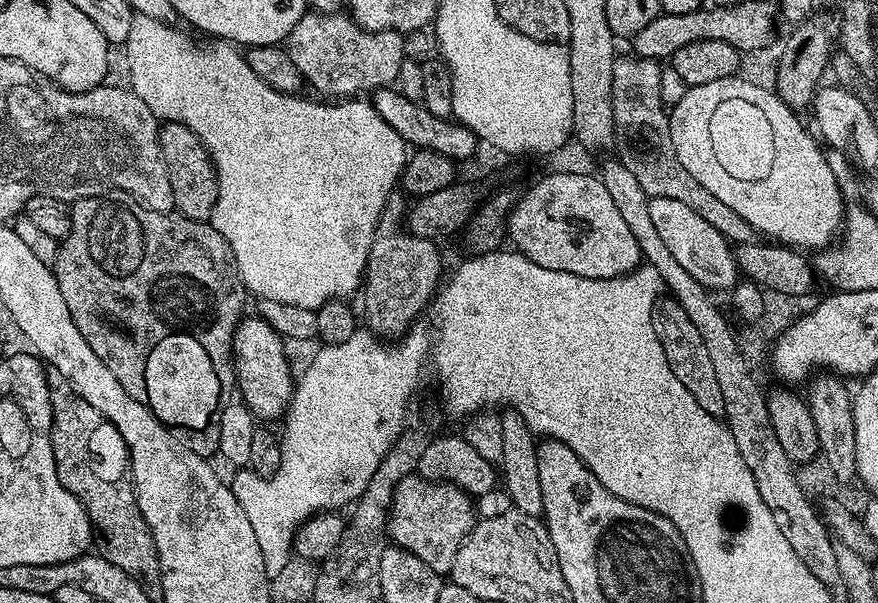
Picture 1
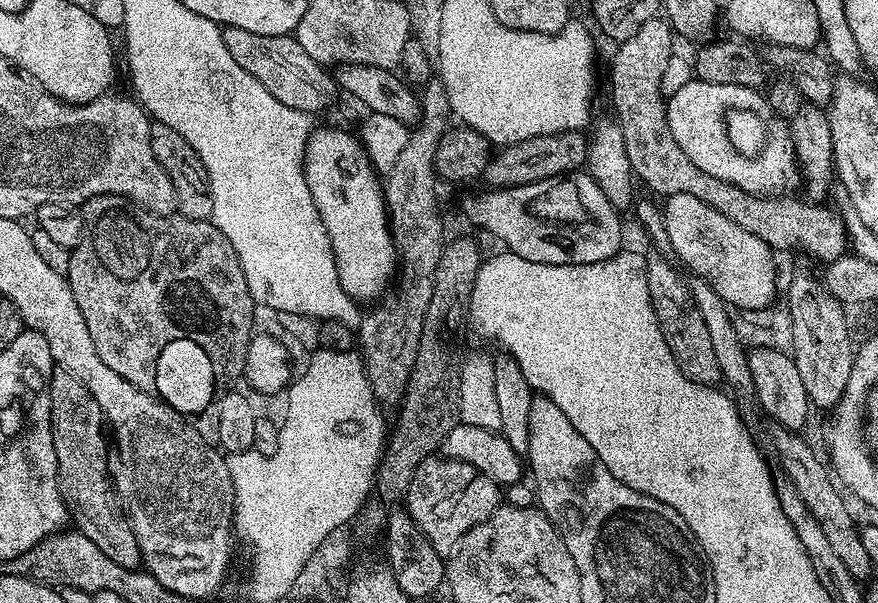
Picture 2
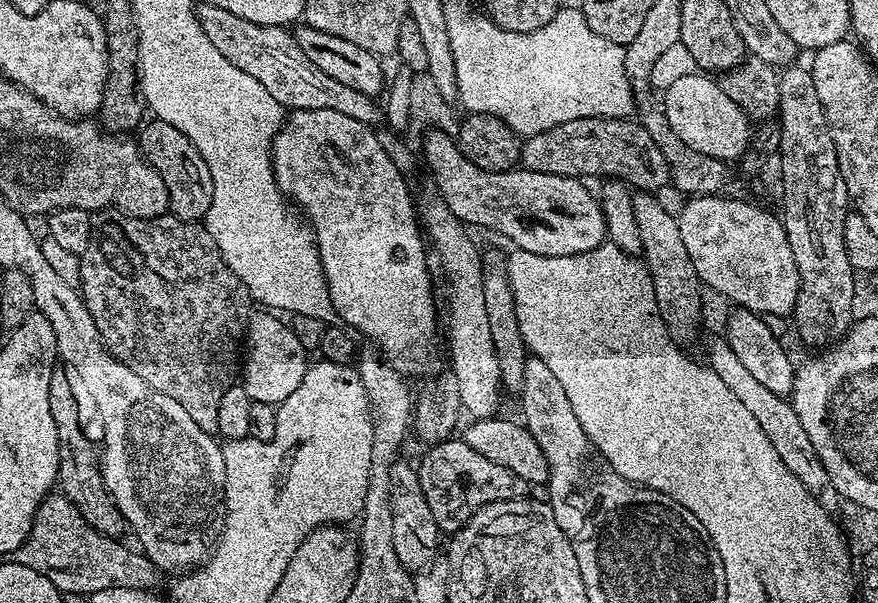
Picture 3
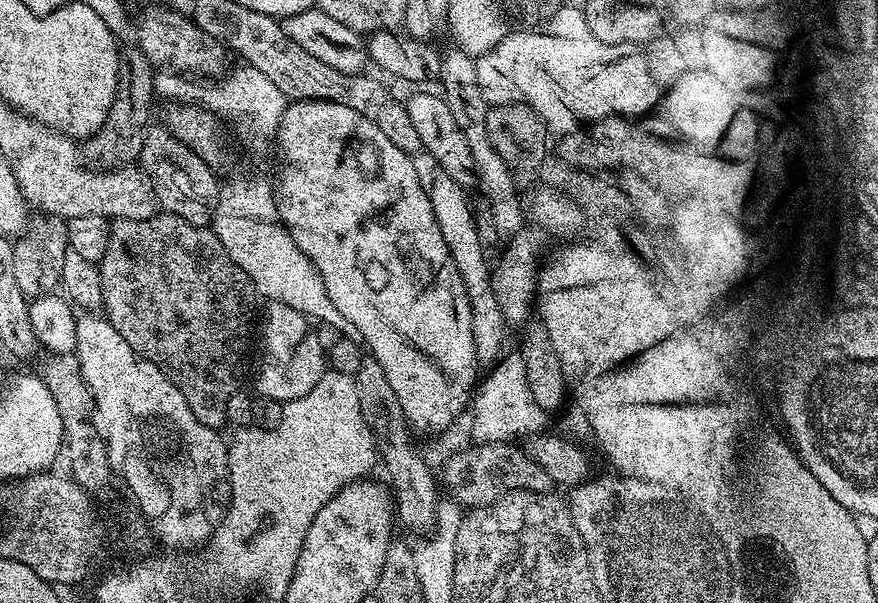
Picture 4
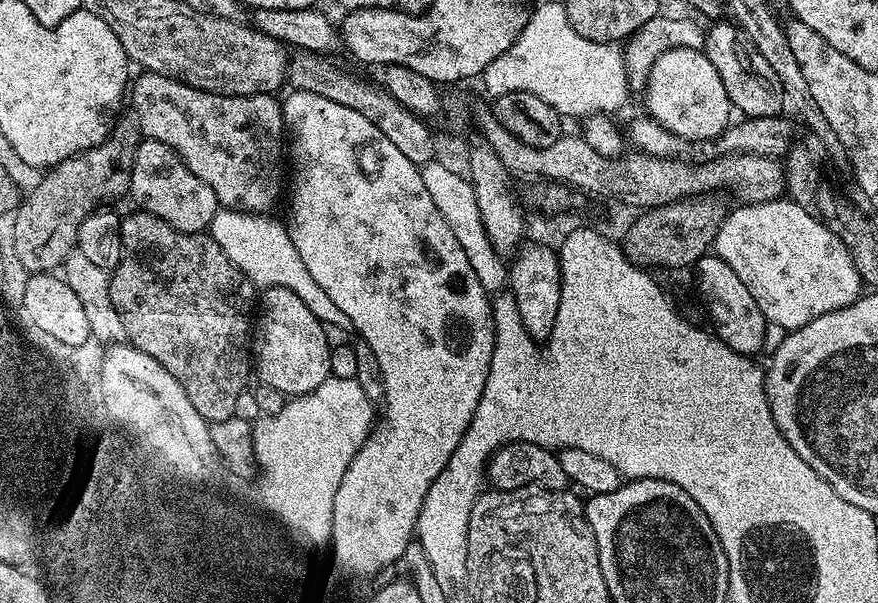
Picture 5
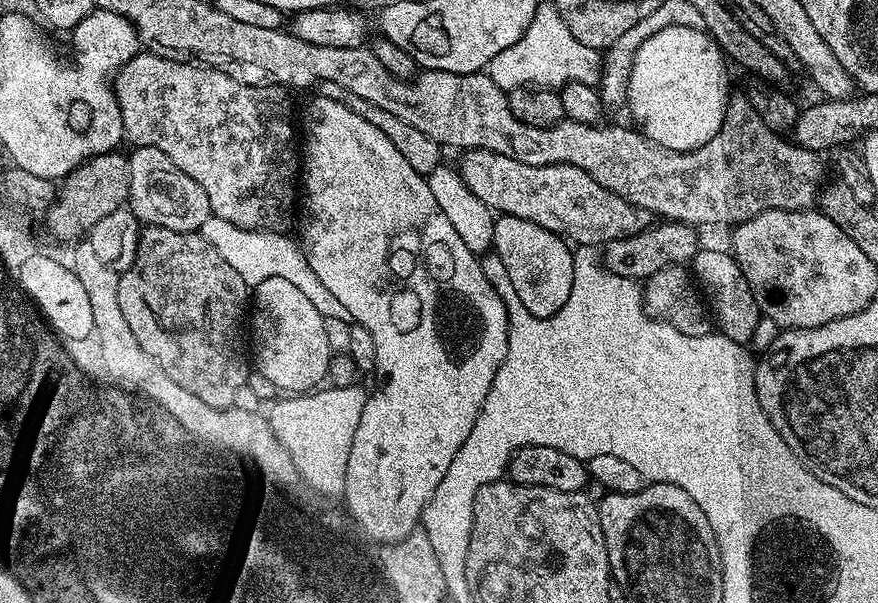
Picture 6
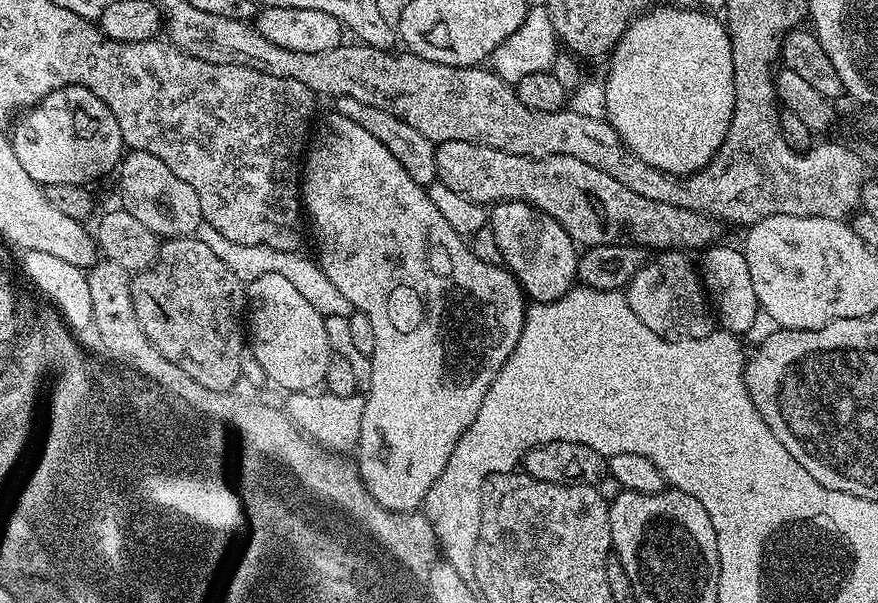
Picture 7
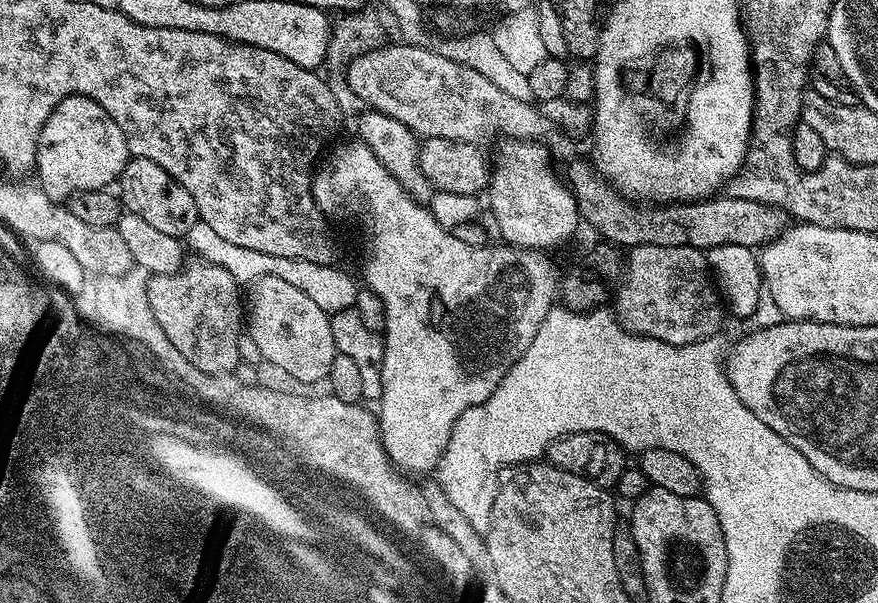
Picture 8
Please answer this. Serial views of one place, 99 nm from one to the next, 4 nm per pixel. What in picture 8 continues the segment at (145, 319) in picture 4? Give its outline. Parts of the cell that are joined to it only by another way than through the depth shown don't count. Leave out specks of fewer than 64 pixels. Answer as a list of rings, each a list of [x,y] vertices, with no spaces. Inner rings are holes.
[[[199,258],[189,259],[176,272],[152,276],[148,297],[150,310],[154,310],[158,326],[166,330],[166,338],[198,370],[211,376],[226,376],[241,367],[238,338],[242,333],[242,288],[222,266]]]

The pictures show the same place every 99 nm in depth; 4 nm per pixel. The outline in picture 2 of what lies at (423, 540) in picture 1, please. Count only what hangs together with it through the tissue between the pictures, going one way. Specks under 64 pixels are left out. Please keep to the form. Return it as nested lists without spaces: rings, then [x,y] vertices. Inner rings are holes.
[[[443,455],[427,456],[414,470],[406,497],[406,511],[424,531],[424,536],[434,546],[439,556],[448,558],[474,526],[486,522],[502,504],[502,488],[486,474],[474,470],[461,460],[449,460]]]

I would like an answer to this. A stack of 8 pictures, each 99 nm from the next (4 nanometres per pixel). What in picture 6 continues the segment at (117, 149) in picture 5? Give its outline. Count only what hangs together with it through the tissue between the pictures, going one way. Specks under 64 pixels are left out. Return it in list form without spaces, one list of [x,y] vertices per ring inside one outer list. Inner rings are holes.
[[[113,150],[90,158],[80,164],[59,185],[56,200],[48,207],[46,219],[48,228],[56,240],[79,241],[87,237],[94,222],[106,218],[106,214],[114,214],[114,210],[125,207],[128,202],[130,172],[128,156],[120,150]]]

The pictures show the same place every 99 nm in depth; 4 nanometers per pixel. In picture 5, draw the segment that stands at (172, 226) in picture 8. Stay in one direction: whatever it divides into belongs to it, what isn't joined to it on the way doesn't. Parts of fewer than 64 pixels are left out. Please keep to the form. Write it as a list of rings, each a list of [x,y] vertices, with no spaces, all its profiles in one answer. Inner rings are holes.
[[[141,139],[138,154],[134,154],[131,199],[136,199],[141,209],[174,226],[183,232],[204,232],[211,229],[218,205],[216,195],[198,174],[194,174],[182,162],[182,158],[170,146],[157,140]]]

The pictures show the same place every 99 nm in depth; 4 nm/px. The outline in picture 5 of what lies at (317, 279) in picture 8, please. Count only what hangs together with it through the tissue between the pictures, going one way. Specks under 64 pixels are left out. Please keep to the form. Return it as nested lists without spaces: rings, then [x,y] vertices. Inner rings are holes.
[[[220,210],[214,219],[210,235],[222,250],[226,250],[226,258],[246,274],[246,278],[257,289],[266,288],[289,288],[310,306],[310,314],[318,317],[321,324],[334,323],[345,329],[351,329],[352,323],[334,302],[330,302],[330,294],[310,278],[310,270],[306,270],[306,265],[302,263],[302,258],[298,258],[298,250],[294,250],[294,242],[290,242],[290,234],[283,223],[280,224],[268,214],[257,214],[254,212],[237,212],[235,210]]]

